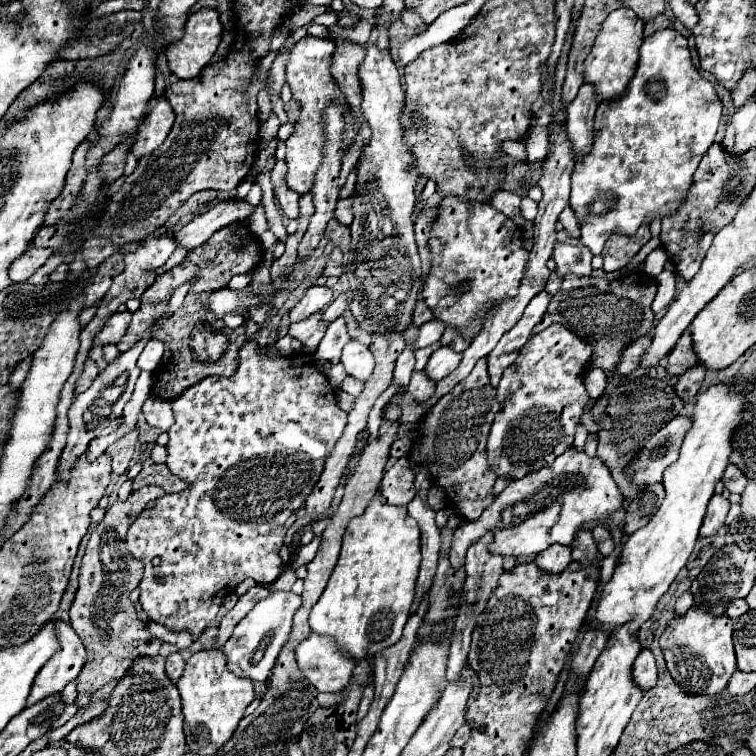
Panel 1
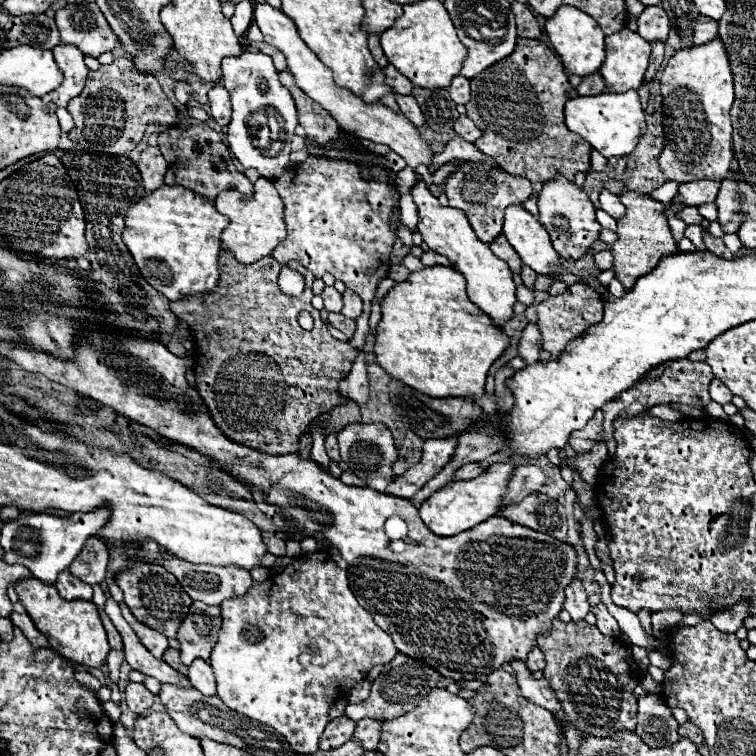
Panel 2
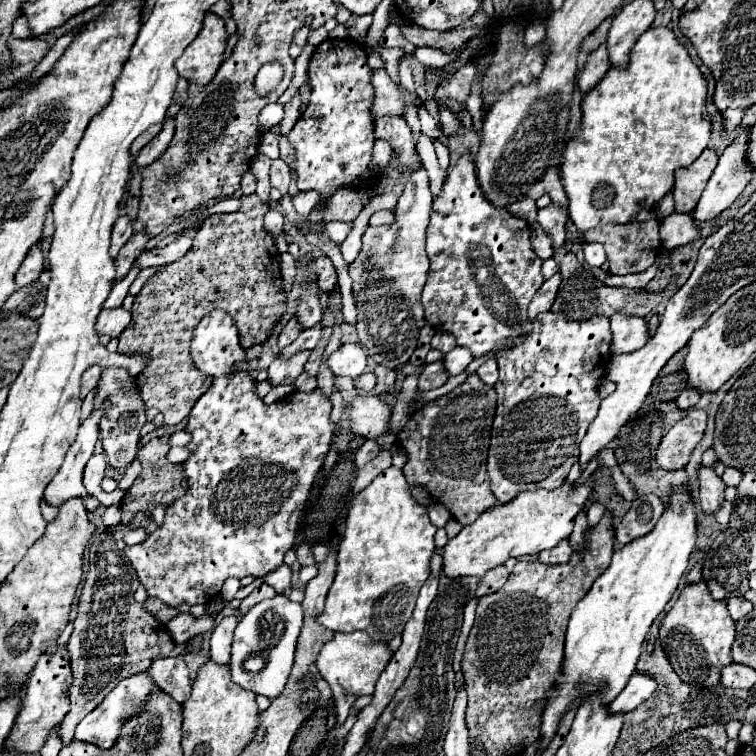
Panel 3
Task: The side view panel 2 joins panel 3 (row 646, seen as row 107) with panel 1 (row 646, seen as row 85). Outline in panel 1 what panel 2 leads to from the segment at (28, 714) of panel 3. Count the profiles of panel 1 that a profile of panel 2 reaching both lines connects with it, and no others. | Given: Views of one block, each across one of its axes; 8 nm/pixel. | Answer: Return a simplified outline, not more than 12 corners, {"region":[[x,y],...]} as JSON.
{"region":[[58,614],[60,648],[36,676],[28,706],[78,676],[86,648]]}

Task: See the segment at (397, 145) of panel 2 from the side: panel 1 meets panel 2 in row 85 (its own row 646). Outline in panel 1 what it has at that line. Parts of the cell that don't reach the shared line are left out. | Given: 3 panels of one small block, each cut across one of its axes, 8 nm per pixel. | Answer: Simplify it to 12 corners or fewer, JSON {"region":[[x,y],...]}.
{"region":[[312,632],[296,664],[320,692],[348,684],[354,660],[330,636]]}

